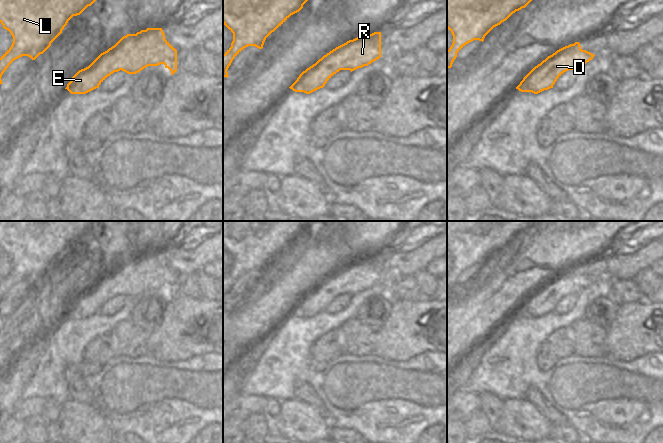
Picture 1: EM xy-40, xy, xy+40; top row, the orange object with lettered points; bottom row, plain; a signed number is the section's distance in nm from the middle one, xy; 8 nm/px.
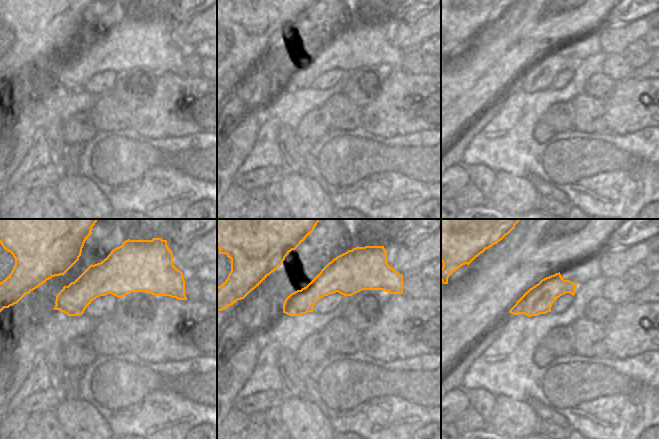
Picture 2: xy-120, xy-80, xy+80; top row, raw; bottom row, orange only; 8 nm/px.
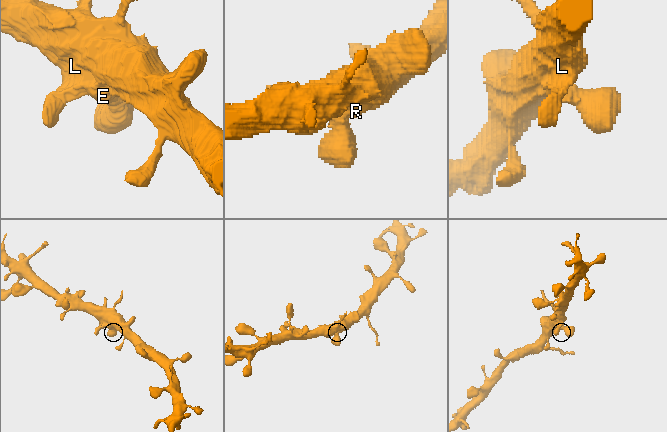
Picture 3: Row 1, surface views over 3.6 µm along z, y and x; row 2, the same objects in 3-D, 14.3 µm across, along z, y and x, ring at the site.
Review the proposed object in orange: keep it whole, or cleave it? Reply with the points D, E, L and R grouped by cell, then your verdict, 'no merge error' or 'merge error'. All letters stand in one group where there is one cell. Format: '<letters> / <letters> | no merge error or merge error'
D E L R | no merge error

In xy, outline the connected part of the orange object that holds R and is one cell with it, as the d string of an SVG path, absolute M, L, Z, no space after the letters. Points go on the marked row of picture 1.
M381 32L363 35L336 47L303 71L289 87L310 94L323 88L340 70L351 72L368 66L381 57Z

